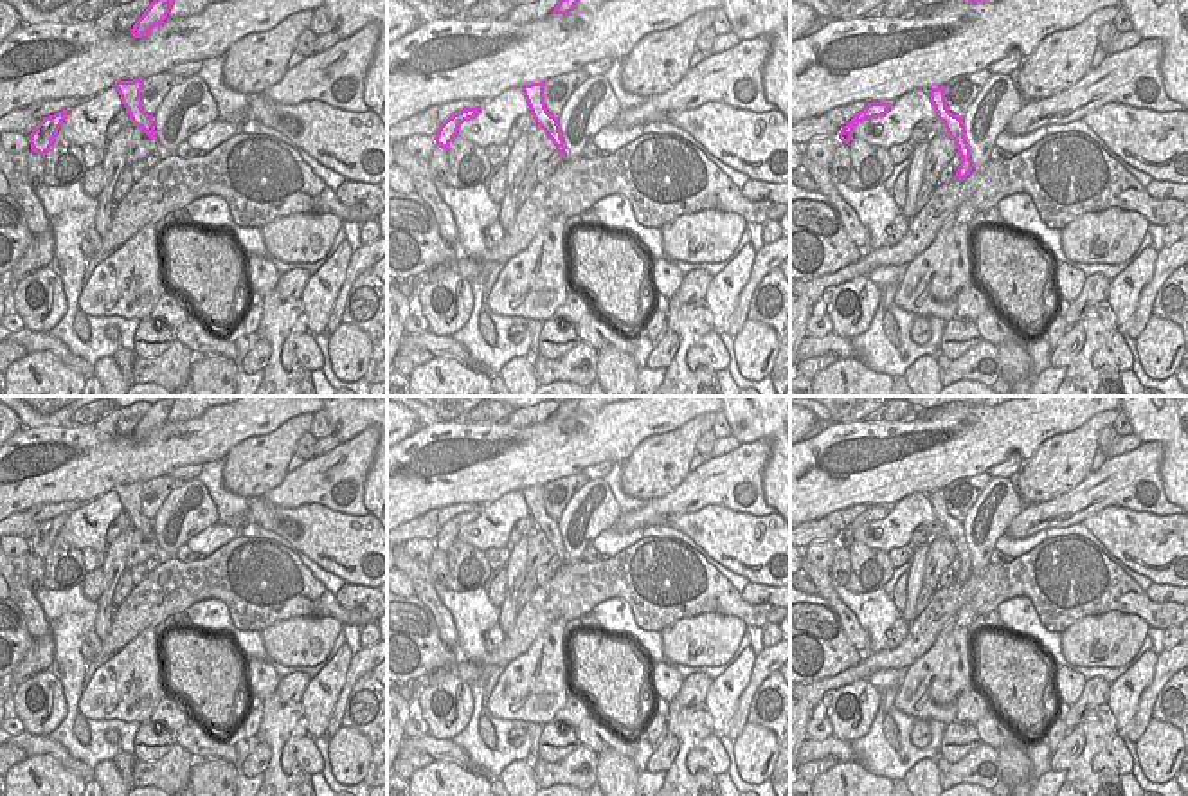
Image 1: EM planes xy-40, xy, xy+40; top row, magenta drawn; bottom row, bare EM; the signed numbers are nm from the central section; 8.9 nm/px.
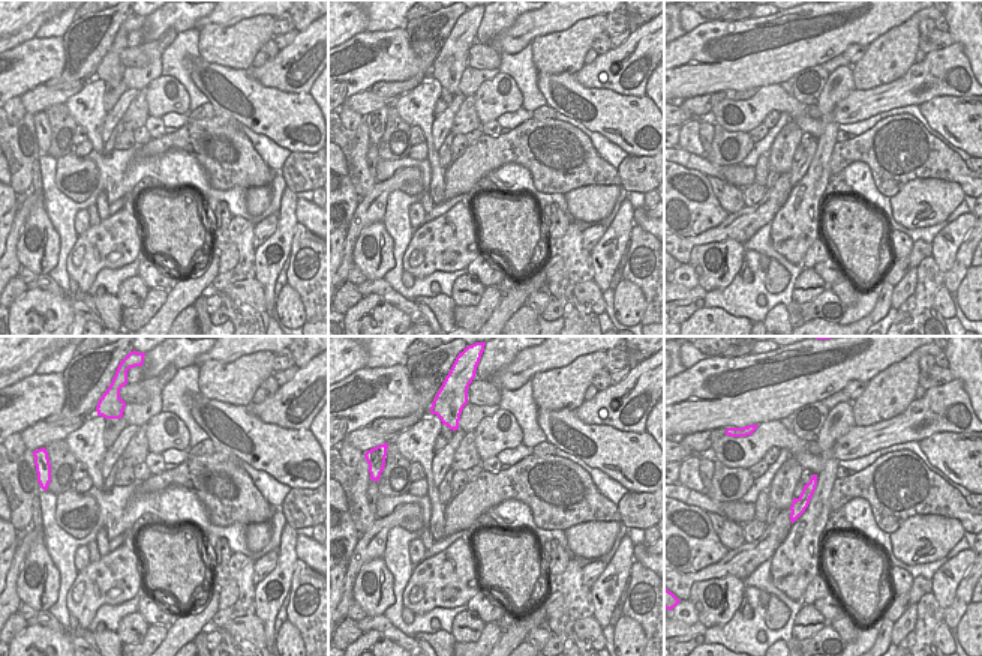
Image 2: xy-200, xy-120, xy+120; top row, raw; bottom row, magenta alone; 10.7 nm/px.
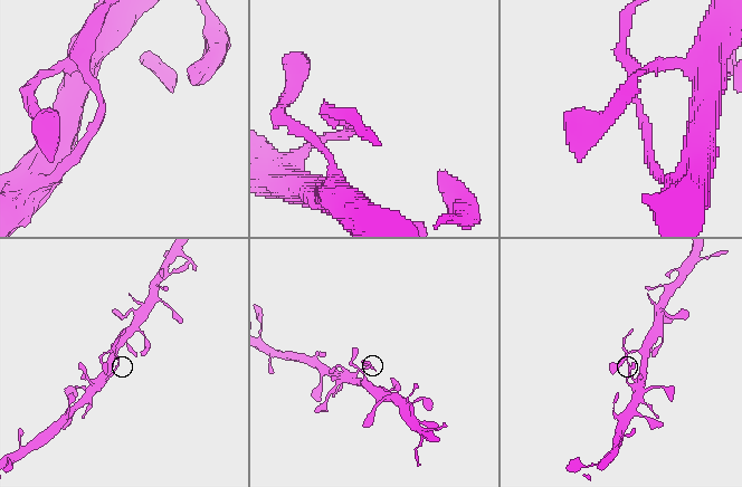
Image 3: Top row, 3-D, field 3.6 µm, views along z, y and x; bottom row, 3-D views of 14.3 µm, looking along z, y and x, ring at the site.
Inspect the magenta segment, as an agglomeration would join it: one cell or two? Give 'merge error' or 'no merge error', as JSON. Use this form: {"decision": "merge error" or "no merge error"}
{"decision": "merge error"}

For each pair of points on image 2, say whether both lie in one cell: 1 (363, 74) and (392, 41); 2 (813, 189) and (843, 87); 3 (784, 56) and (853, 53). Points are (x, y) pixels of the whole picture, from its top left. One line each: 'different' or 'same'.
1: same
2: same
3: different

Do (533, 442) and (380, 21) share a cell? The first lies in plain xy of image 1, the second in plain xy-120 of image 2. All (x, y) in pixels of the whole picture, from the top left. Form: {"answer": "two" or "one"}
{"answer": "two"}

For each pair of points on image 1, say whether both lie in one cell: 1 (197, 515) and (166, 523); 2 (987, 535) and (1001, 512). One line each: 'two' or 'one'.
1: one
2: one

